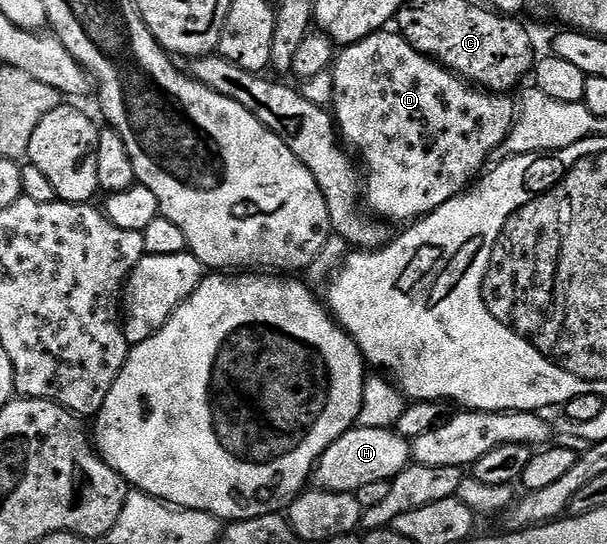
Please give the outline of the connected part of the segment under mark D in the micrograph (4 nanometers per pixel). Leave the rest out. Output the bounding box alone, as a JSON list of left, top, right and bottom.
[329,29,517,224]

